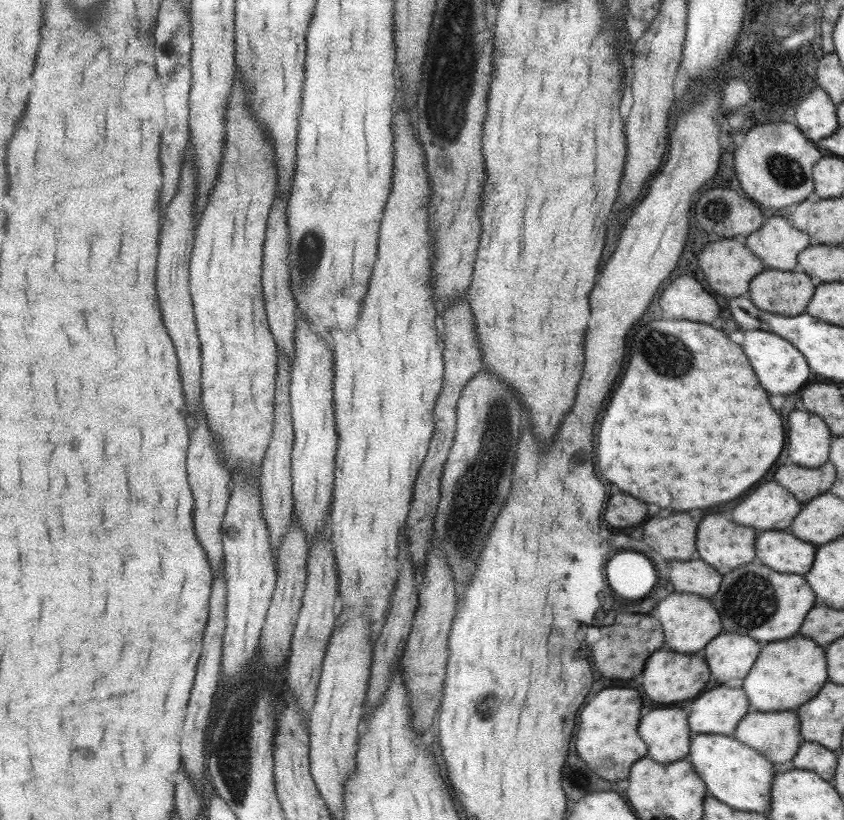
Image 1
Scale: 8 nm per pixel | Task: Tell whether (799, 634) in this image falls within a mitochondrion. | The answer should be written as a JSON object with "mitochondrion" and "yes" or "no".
{"mitochondrion":"no"}

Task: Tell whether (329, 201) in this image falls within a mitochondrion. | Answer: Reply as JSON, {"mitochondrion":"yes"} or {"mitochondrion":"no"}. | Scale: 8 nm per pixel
{"mitochondrion":"no"}

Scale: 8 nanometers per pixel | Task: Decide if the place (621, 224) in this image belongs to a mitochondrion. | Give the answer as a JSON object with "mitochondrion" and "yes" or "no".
{"mitochondrion":"no"}

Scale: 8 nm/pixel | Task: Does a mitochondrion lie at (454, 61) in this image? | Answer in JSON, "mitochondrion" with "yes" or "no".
{"mitochondrion":"yes"}

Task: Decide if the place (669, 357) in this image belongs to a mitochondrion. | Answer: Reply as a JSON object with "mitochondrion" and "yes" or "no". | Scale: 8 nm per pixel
{"mitochondrion":"yes"}

